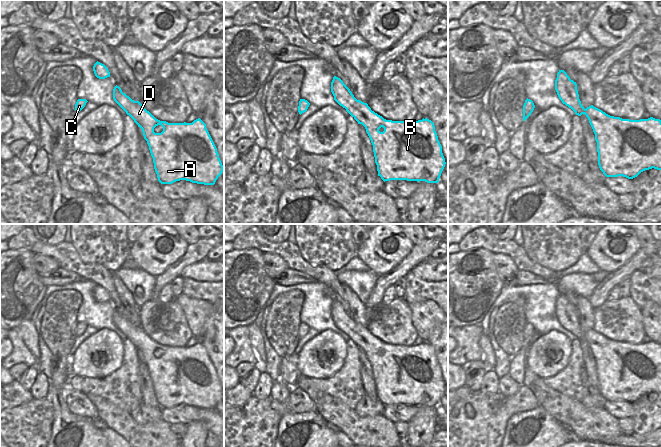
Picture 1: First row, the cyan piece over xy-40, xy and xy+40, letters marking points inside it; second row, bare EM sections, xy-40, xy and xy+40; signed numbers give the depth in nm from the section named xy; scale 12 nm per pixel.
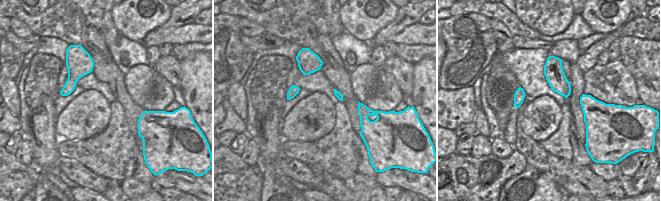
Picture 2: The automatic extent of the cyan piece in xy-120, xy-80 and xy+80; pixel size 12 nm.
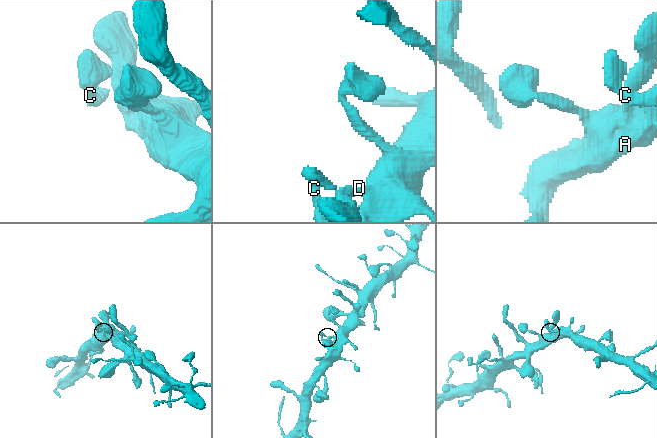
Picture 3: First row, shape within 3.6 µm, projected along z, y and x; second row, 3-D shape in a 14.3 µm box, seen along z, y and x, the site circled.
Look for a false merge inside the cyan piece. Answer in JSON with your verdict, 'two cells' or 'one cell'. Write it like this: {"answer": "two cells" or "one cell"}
{"answer": "one cell"}

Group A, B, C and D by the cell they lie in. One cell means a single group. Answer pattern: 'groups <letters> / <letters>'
groups A B C D

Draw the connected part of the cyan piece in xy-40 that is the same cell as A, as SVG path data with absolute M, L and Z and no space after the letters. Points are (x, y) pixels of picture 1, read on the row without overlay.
M117 309L113 323L142 353L161 408L180 404L215 408L224 393L206 348L200 342L192 347L160 345Z

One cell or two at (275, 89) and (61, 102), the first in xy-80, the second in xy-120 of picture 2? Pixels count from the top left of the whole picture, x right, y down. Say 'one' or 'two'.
two

